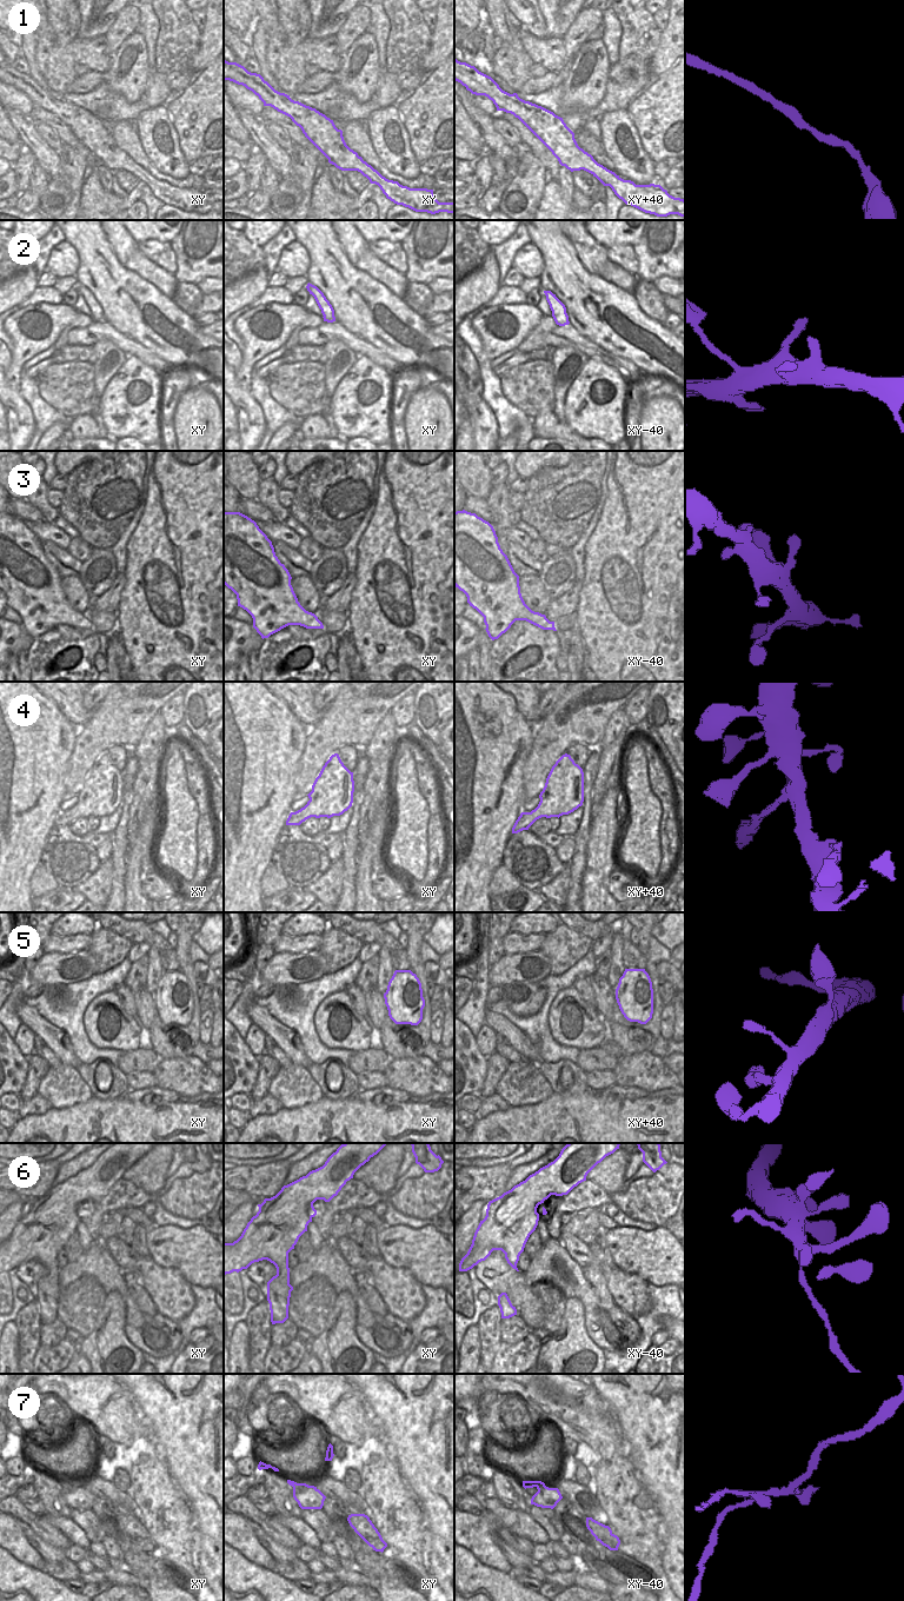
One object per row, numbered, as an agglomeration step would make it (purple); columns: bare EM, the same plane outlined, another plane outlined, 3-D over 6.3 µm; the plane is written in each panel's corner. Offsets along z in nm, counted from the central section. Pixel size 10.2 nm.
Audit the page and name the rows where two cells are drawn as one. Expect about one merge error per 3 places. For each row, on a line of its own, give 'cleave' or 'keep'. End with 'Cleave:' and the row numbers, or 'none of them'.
1: keep
2: keep
3: keep
4: keep
5: keep
6: cleave
7: cleave
Cleave: 6, 7

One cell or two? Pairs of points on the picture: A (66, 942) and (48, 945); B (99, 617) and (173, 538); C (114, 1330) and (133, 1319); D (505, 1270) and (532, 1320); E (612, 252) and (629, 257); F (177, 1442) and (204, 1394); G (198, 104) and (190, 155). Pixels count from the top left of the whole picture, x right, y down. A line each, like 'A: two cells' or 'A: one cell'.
A: one cell
B: two cells
C: two cells
D: one cell
E: one cell
F: one cell
G: one cell

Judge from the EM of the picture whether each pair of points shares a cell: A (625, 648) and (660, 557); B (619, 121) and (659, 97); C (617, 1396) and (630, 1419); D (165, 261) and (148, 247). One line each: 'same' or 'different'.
A: same
B: different
C: same
D: same

